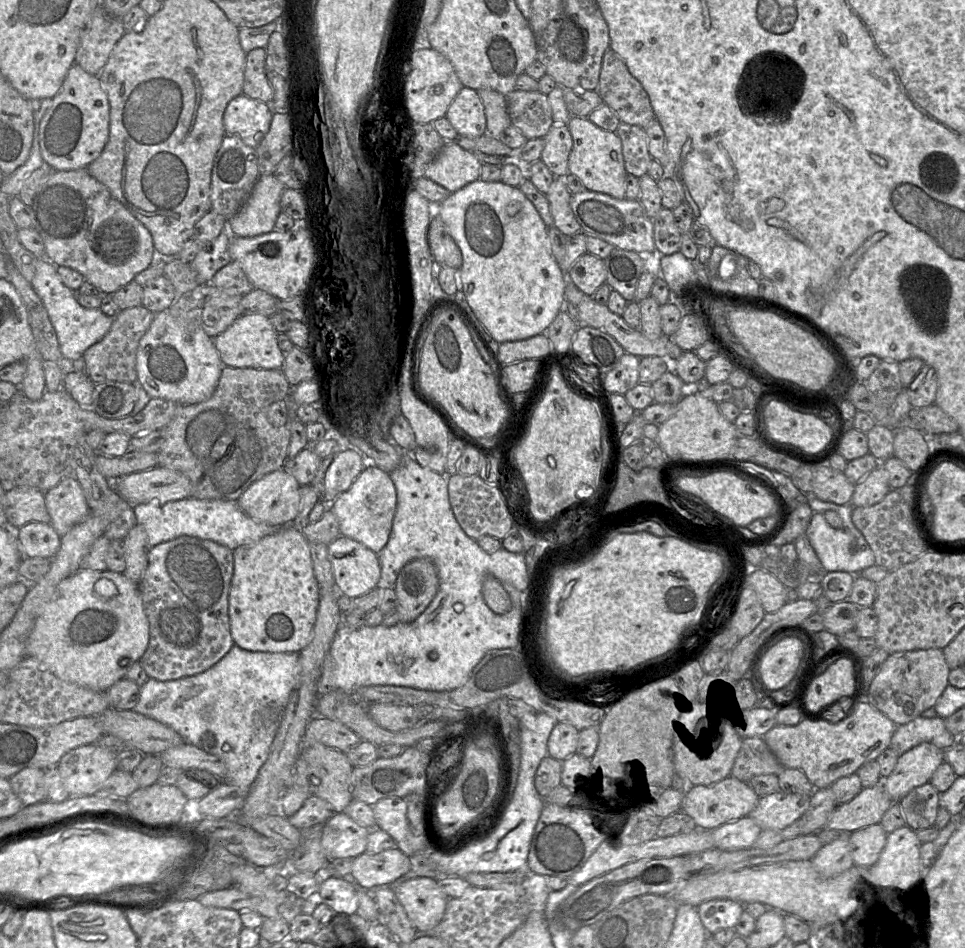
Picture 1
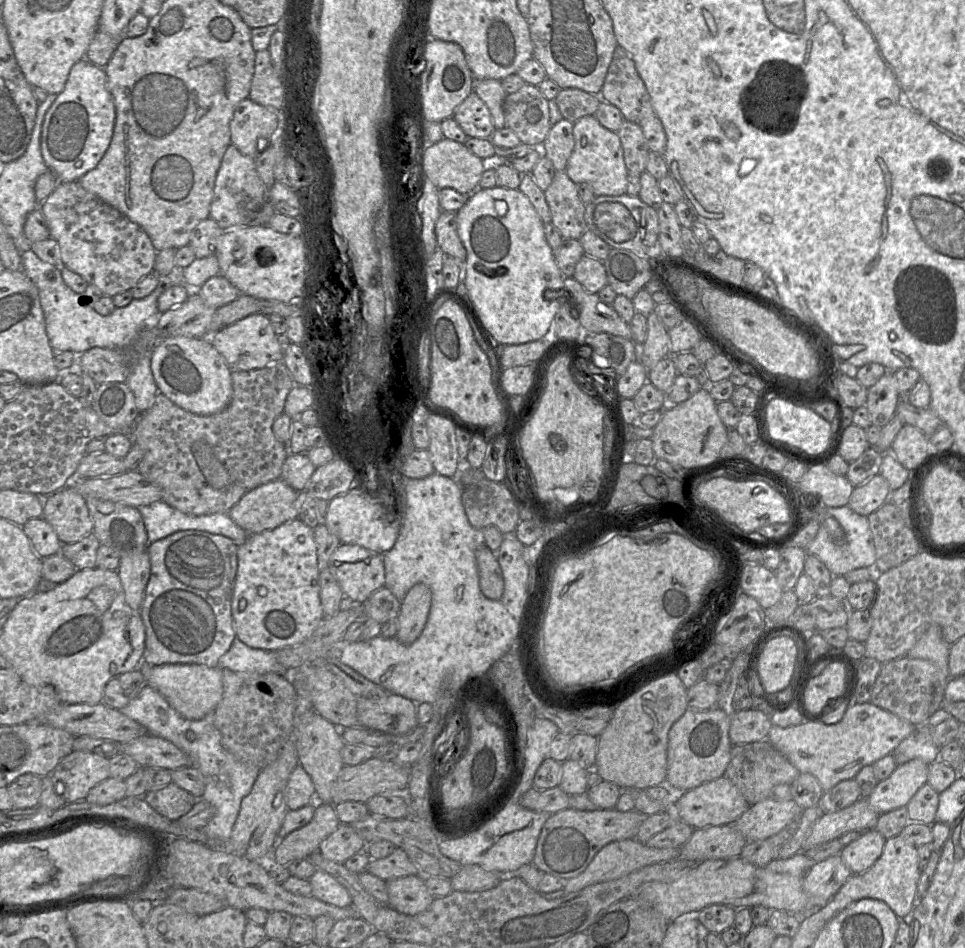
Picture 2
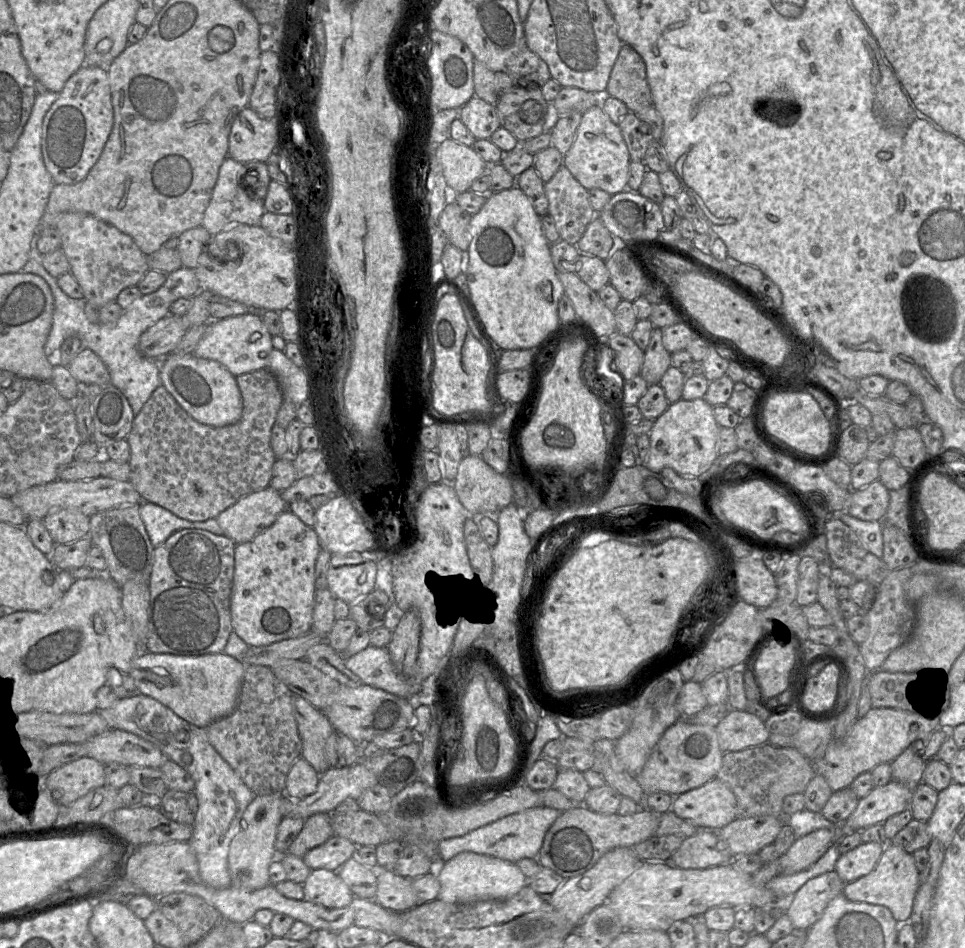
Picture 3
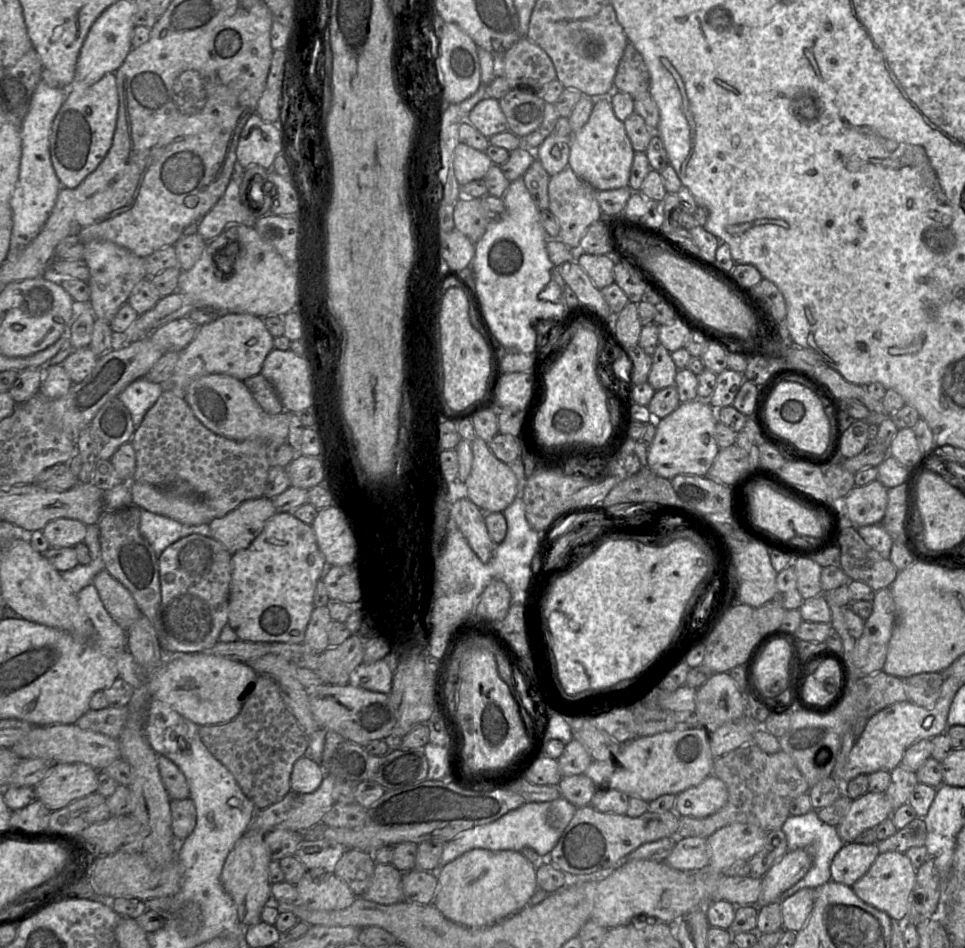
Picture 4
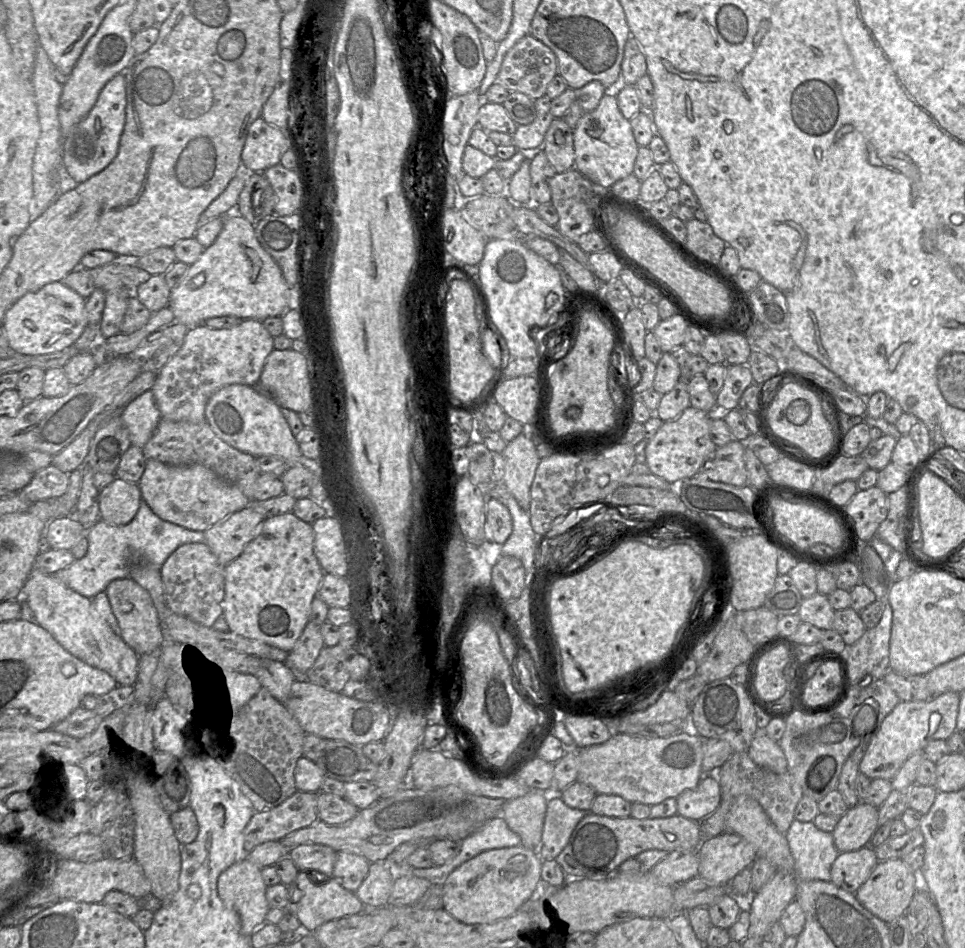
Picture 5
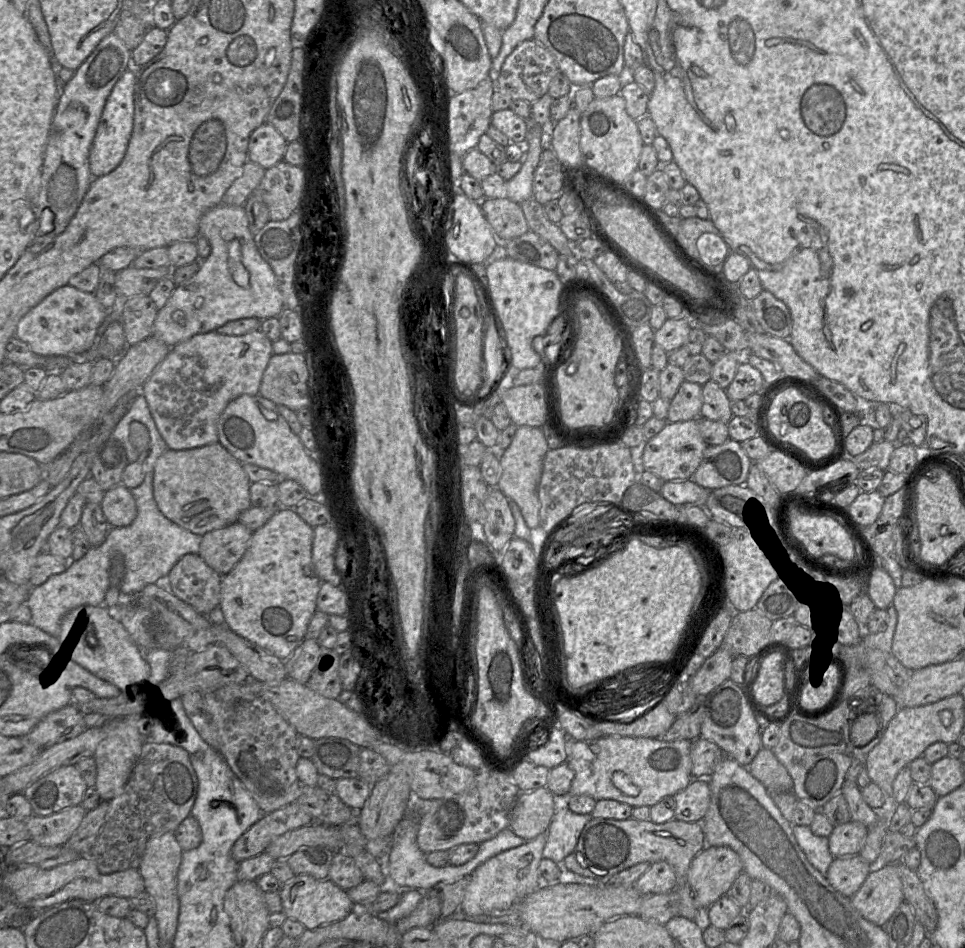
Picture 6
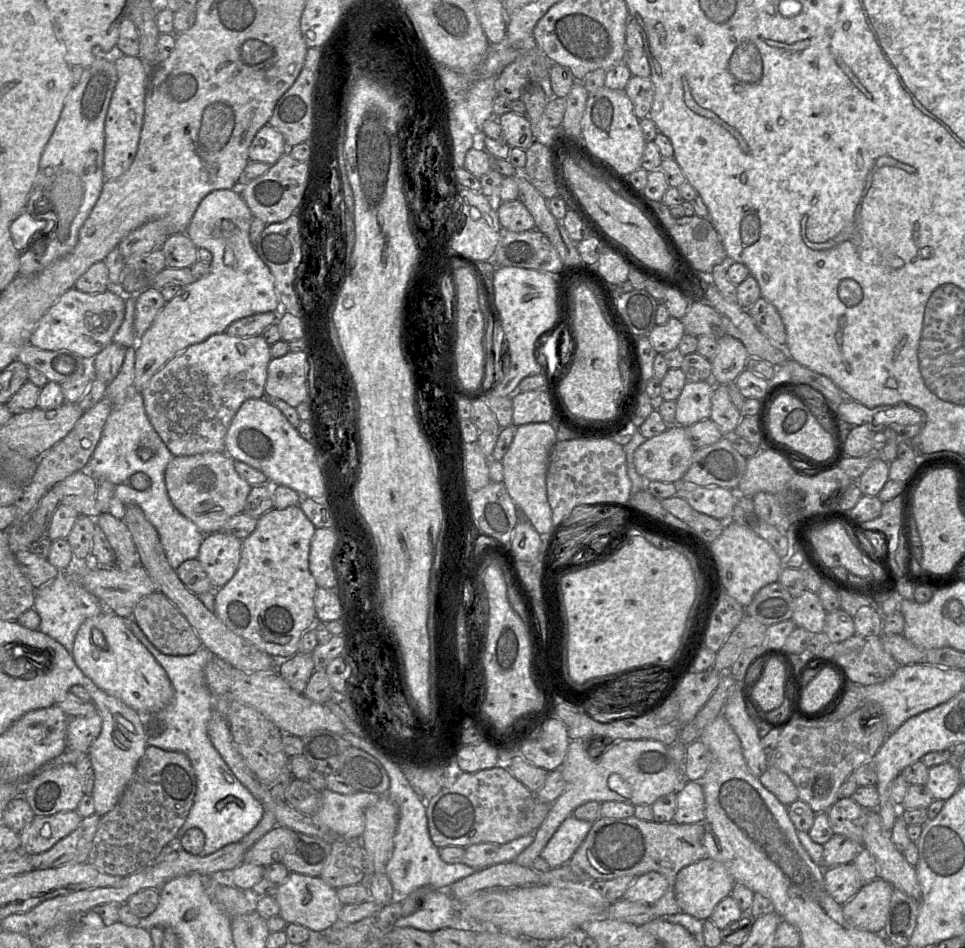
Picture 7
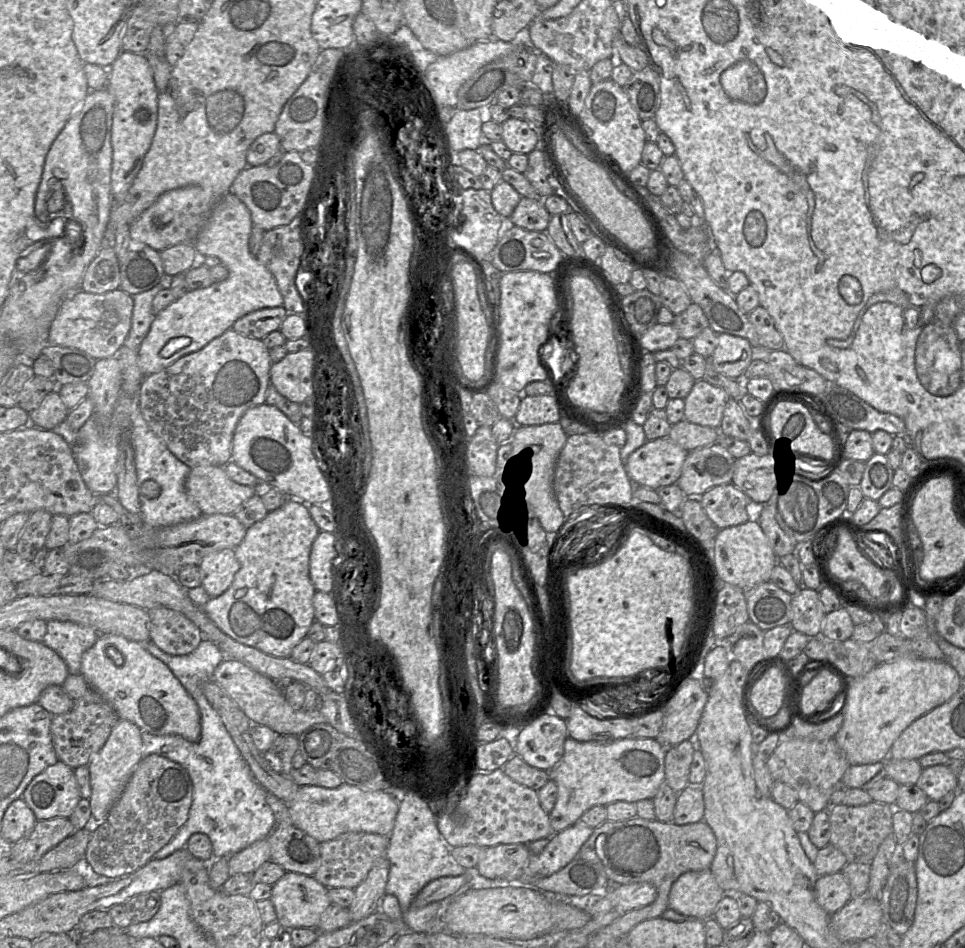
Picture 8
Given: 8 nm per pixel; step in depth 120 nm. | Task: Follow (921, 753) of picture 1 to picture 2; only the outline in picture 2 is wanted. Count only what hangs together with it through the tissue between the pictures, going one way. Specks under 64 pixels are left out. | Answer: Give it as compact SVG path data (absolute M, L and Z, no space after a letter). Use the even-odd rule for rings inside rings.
M920 759L898 765L887 779L877 783L867 800L879 814L906 807L917 791L927 783L928 773L929 765Z

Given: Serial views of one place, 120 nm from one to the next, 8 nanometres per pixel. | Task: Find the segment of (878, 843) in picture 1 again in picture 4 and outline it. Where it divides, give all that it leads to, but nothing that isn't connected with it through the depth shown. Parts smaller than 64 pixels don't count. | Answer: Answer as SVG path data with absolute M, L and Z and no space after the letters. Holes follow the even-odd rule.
M876 843L844 844L831 862L831 880L850 887L853 886L868 872L879 854Z

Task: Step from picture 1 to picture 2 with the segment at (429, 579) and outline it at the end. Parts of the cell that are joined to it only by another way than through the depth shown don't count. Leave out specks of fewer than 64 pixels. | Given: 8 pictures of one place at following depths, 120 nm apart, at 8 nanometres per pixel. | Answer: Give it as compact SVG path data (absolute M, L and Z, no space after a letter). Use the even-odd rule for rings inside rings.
M417 583L401 601L397 616L396 639L402 644L413 643L422 633L427 622L432 593L424 583Z

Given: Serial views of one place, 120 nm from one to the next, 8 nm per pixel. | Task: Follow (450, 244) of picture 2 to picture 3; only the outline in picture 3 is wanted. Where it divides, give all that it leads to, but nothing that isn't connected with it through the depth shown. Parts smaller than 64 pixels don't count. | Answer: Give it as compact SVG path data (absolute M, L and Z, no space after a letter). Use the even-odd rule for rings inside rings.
M450 199L439 217L439 226L449 243L463 252L467 252L471 242L469 231L471 216L454 199Z

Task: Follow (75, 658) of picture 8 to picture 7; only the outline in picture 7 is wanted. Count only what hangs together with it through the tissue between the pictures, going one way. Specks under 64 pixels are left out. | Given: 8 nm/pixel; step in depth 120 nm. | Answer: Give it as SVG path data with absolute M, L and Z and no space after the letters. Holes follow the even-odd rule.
M60 572L53 580L36 589L33 609L37 611L41 619L39 630L62 644L70 654L81 624L87 618L105 610L102 602L72 580L68 572Z

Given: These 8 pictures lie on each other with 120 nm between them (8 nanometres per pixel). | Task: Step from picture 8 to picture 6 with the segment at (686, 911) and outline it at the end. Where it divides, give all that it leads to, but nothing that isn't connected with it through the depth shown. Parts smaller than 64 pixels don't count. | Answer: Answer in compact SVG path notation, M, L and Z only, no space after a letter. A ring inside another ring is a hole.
M707 846L692 860L686 882L697 906L704 912L728 894L733 882L743 872L738 854L729 847Z

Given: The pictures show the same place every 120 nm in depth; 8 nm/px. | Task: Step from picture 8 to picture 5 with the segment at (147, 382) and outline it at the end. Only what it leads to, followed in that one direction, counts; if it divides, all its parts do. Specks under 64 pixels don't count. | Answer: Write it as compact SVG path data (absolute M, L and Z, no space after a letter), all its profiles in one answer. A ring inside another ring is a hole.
M243 319L238 326L211 329L205 325L188 330L181 349L159 371L152 392L162 418L172 421L201 423L206 421L205 408L209 398L220 388L231 384L255 386L260 379L267 356L274 349L274 337L262 321Z

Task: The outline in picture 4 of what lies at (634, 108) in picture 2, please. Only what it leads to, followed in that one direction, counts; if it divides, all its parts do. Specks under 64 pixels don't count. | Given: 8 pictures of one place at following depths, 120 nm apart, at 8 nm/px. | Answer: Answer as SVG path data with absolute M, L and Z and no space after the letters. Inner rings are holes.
M628 42L619 62L614 81L614 87L635 98L649 91L650 75L641 54Z

